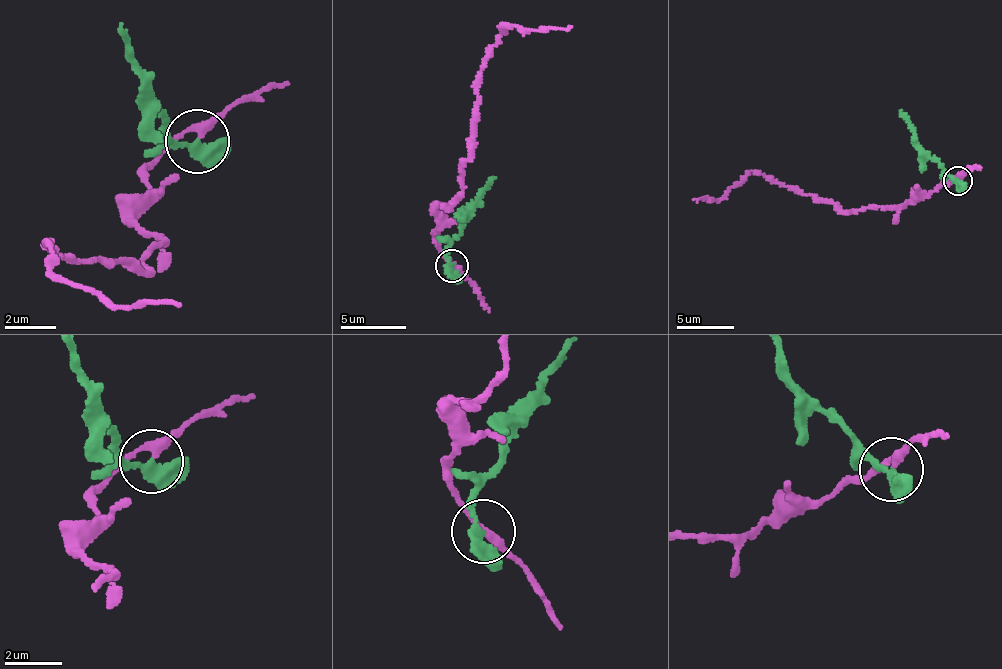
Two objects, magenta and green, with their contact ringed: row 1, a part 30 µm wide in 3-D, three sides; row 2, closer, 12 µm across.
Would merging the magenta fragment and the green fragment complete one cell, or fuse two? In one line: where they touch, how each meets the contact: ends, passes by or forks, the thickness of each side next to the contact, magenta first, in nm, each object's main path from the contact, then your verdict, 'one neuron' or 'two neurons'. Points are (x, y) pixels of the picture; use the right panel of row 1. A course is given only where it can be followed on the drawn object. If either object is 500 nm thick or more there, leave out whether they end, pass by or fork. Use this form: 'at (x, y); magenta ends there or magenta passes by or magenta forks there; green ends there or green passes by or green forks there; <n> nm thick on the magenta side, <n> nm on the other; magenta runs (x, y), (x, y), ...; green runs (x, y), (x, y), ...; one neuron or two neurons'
at (958, 181); magenta passes by; green passes by; 240 nm thick on the magenta side, 340 nm on the other; magenta runs (959, 179), (898, 205), (842, 211), (757, 173), (719, 199), (693, 199); green runs (957, 181), (927, 152), (900, 111); two neurons

